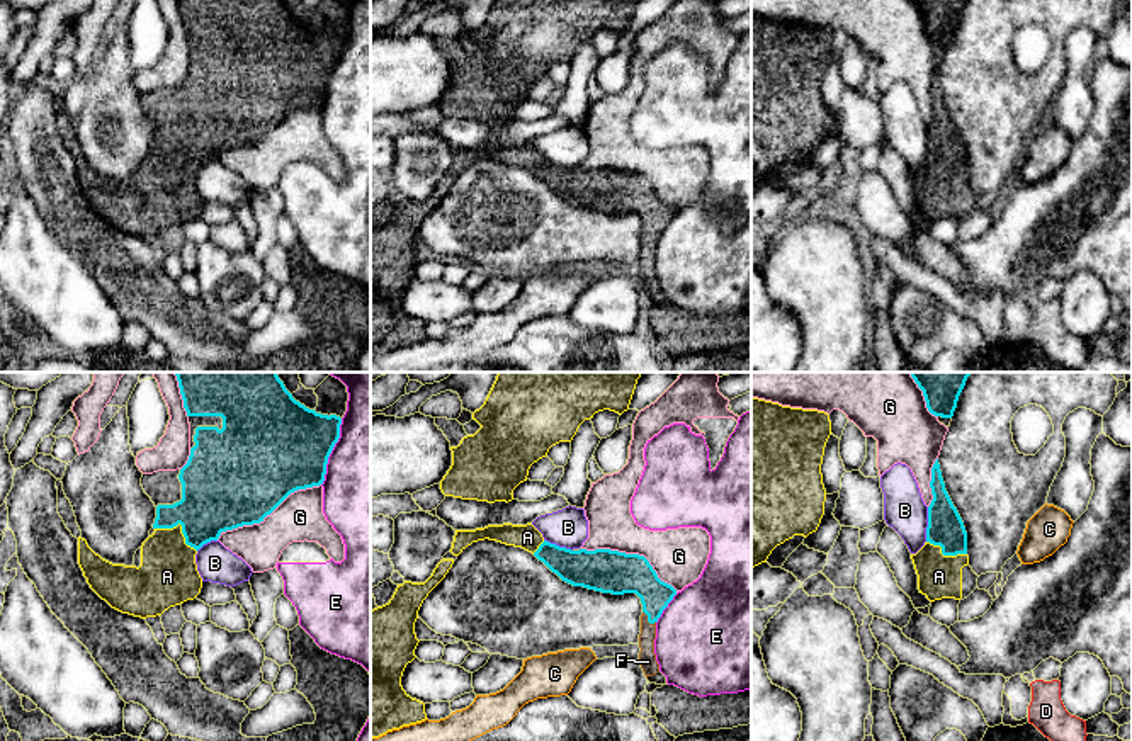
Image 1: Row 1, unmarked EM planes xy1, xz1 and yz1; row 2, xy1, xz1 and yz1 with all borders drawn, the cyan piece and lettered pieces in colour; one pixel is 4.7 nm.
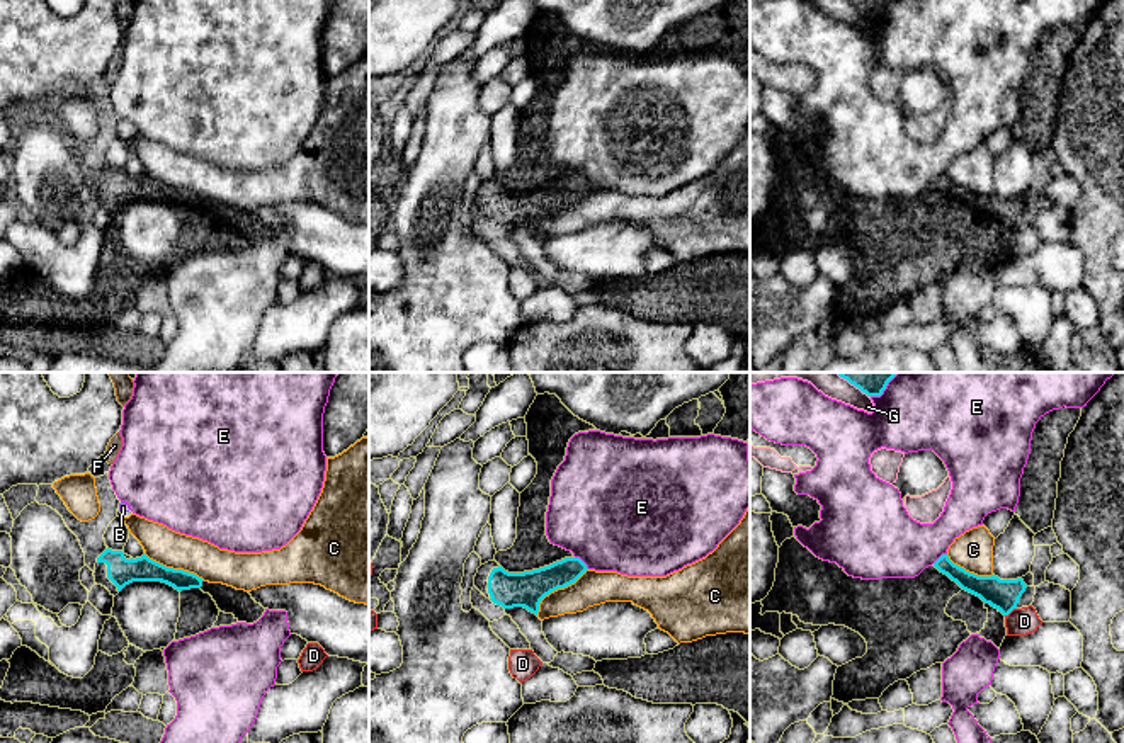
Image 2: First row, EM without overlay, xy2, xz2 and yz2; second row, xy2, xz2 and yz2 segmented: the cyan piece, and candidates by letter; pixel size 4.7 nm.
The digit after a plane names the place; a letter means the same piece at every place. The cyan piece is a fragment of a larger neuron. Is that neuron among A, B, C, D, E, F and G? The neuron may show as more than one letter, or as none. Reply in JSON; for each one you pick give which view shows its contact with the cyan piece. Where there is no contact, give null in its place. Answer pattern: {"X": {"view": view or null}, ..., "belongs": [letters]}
{"A": {"view": "xy1"}, "F": {"view": "xz1"}, "belongs": ["A", "F"]}

